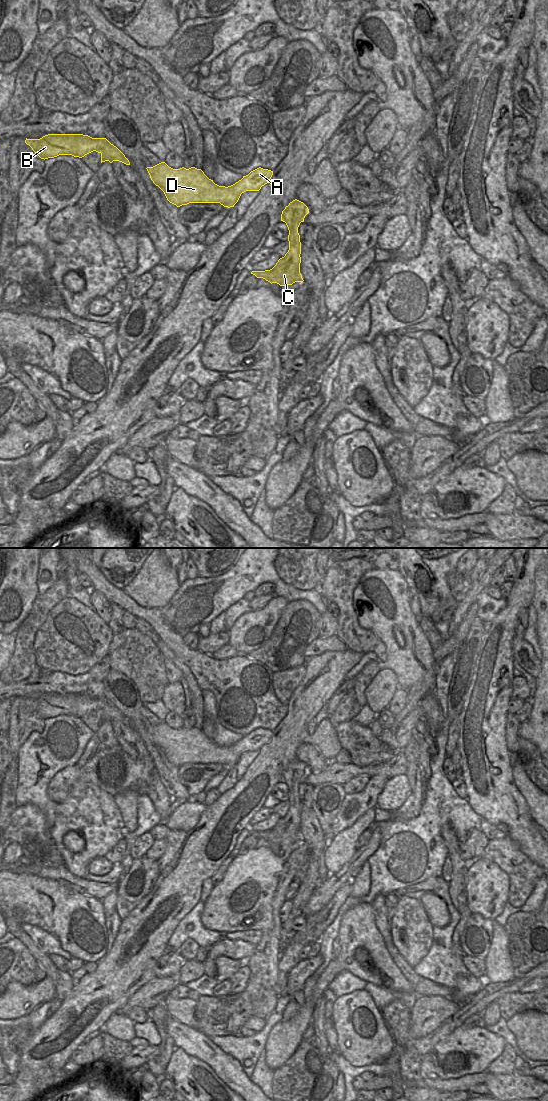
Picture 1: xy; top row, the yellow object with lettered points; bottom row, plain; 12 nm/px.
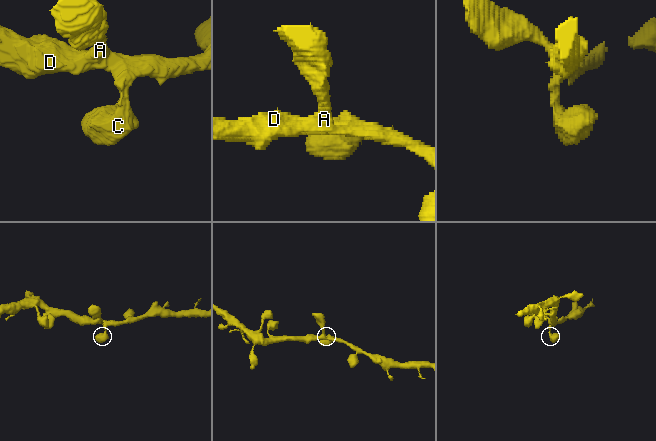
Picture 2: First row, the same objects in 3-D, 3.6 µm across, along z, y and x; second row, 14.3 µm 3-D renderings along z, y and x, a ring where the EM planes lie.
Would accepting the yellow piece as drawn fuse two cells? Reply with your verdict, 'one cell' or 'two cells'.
one cell

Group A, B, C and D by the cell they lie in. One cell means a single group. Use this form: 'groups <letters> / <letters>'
groups A B C D

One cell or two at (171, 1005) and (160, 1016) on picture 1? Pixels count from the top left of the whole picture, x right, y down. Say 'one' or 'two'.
two

